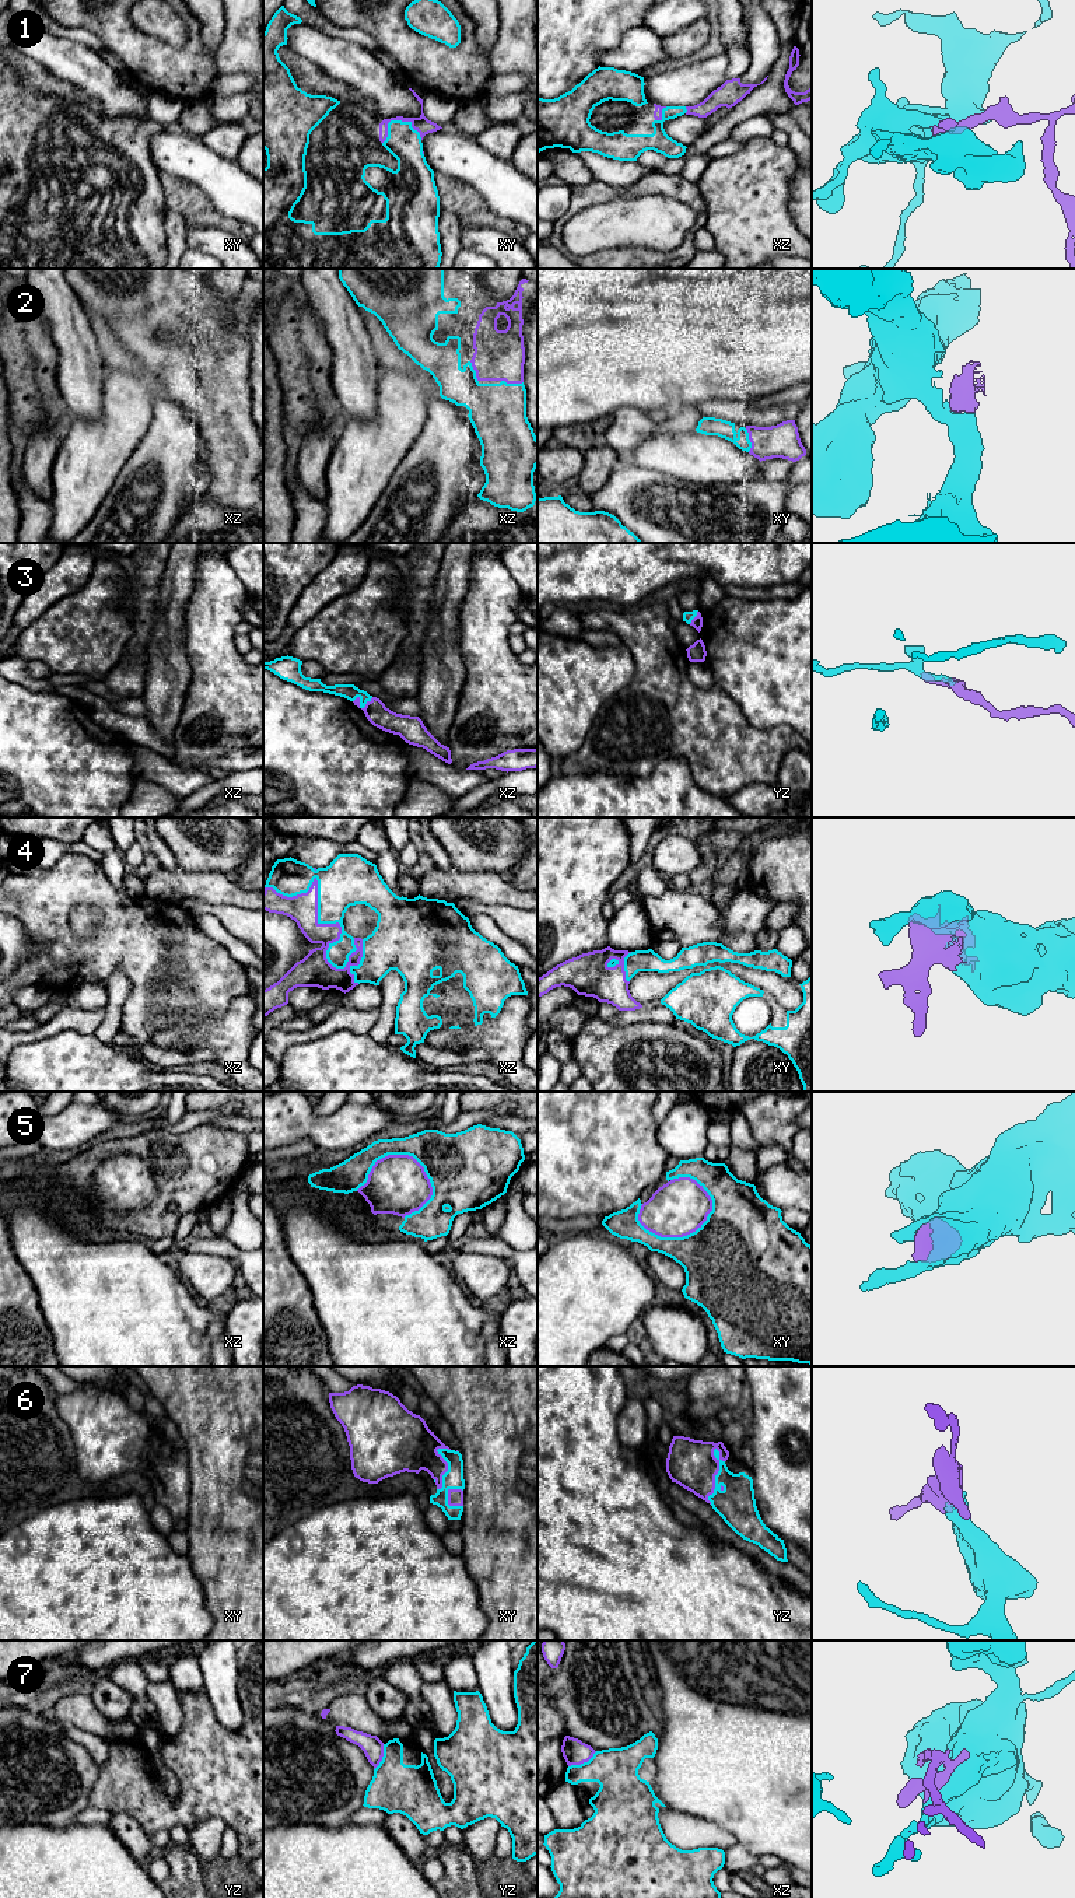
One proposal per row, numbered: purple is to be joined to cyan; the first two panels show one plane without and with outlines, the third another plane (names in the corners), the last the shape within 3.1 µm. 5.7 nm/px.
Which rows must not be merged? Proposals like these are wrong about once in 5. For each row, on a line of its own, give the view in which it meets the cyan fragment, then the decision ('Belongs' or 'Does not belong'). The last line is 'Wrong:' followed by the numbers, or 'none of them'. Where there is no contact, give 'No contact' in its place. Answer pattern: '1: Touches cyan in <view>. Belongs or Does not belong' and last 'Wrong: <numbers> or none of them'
1: Touches cyan in xy. Belongs
2: Touches cyan in xy. Belongs
3: Touches cyan in yz. Belongs
4: Touches cyan in xz. Belongs
5: Touches cyan in xy. Belongs
6: Touches cyan in yz. Belongs
7: Touches cyan in xz. Does not belong
Wrong: 7

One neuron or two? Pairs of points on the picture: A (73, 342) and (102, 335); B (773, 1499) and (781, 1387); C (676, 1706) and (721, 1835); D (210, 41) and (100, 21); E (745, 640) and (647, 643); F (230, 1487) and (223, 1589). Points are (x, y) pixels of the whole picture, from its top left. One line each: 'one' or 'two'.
A: two
B: one
C: two
D: two
E: two
F: one

